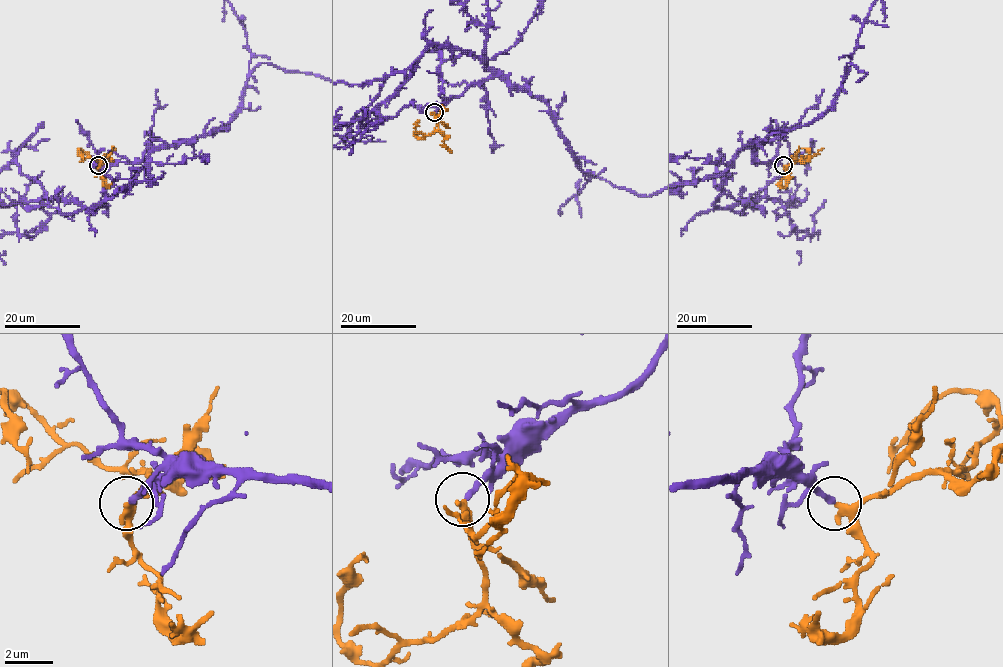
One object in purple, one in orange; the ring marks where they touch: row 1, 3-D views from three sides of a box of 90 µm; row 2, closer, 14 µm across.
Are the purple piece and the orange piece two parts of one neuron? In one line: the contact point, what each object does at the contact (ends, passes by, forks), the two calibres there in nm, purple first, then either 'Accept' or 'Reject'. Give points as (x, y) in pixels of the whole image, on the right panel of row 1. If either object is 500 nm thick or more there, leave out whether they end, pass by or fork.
Place: (783, 165). At the ring purple ends. At the ring orange passes by. Thickness 240 nm (purple) against 280 nm. Accept

